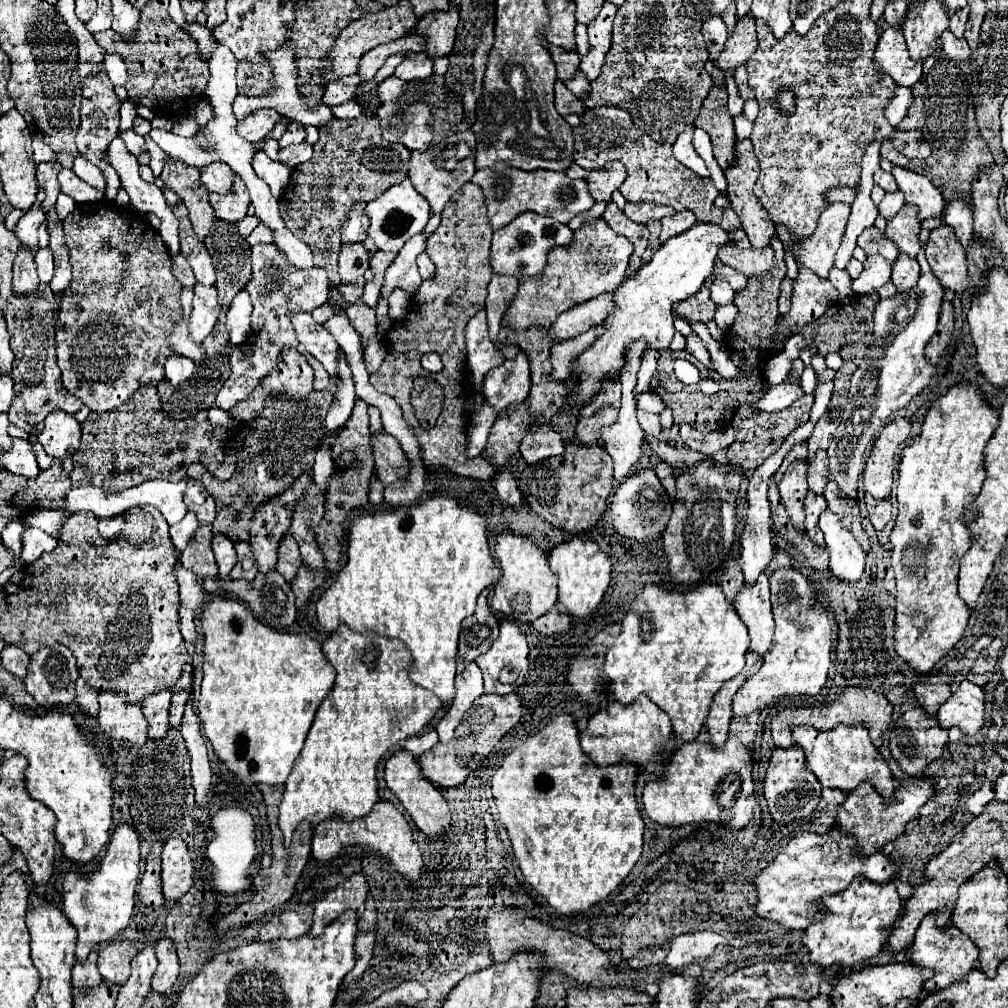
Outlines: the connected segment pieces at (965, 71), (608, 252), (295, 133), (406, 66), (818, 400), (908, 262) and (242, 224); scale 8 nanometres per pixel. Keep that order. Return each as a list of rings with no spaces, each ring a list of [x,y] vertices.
[[[939,56],[935,66],[929,70],[927,78],[919,80],[911,88],[913,102],[907,110],[907,116],[897,126],[897,130],[903,130],[903,132],[921,130],[927,142],[931,144],[931,156],[927,160],[909,160],[893,148],[891,140],[883,142],[883,148],[881,148],[881,156],[891,160],[895,166],[903,166],[929,176],[929,180],[935,184],[935,188],[943,194],[947,202],[955,200],[955,196],[969,200],[973,176],[977,174],[979,168],[991,166],[993,162],[993,156],[983,136],[979,134],[979,126],[975,120],[971,84],[973,84],[973,72],[969,62],[955,62]]]
[[[603,218],[585,222],[573,232],[573,242],[569,246],[553,248],[553,252],[547,256],[547,266],[543,272],[525,276],[519,282],[517,296],[503,320],[513,332],[525,332],[531,326],[549,328],[567,308],[595,298],[601,292],[613,292],[625,280],[631,254],[631,240],[615,234]]]
[[[291,122],[287,132],[283,134],[283,138],[279,140],[279,146],[285,148],[287,144],[297,144],[297,142],[303,142],[303,140],[305,140],[305,128],[299,122]]]
[[[429,58],[425,62],[403,60],[395,70],[395,76],[399,76],[401,80],[417,80],[417,78],[427,78],[431,74],[433,74],[433,62]]]
[[[821,382],[821,384],[815,386],[815,392],[813,392],[815,402],[813,402],[813,408],[811,408],[811,420],[813,422],[817,422],[823,416],[823,412],[827,410],[829,400],[831,400],[831,392],[833,392],[833,382],[825,382],[825,384]]]
[[[899,254],[899,258],[893,264],[893,274],[891,274],[893,284],[897,290],[907,290],[913,288],[919,280],[919,262],[907,254]]]
[[[245,216],[243,220],[239,220],[235,226],[237,226],[237,230],[239,230],[239,234],[243,236],[243,238],[247,238],[255,228],[257,228],[257,224],[259,224],[261,220],[257,218],[257,216]]]

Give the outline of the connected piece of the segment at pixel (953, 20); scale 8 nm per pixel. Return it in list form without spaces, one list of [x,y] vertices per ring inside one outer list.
[[[961,8],[961,10],[955,10],[949,18],[949,30],[957,36],[957,38],[963,38],[963,32],[965,32],[965,24],[967,24],[967,18],[969,18],[969,8]]]

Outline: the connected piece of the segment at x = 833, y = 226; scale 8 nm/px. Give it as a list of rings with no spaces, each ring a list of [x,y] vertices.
[[[835,202],[823,210],[813,234],[797,238],[783,224],[775,224],[775,232],[783,242],[785,250],[789,250],[791,256],[797,260],[799,268],[813,270],[817,276],[827,278],[833,266],[833,256],[839,248],[839,240],[843,236],[843,226],[845,226],[845,204]]]

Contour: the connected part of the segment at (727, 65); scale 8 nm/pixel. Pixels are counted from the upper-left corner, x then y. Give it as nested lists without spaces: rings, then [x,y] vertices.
[[[751,14],[737,20],[733,34],[727,38],[723,52],[719,54],[717,66],[723,72],[733,72],[737,66],[745,64],[747,58],[757,48],[757,34],[755,34],[755,18]]]

